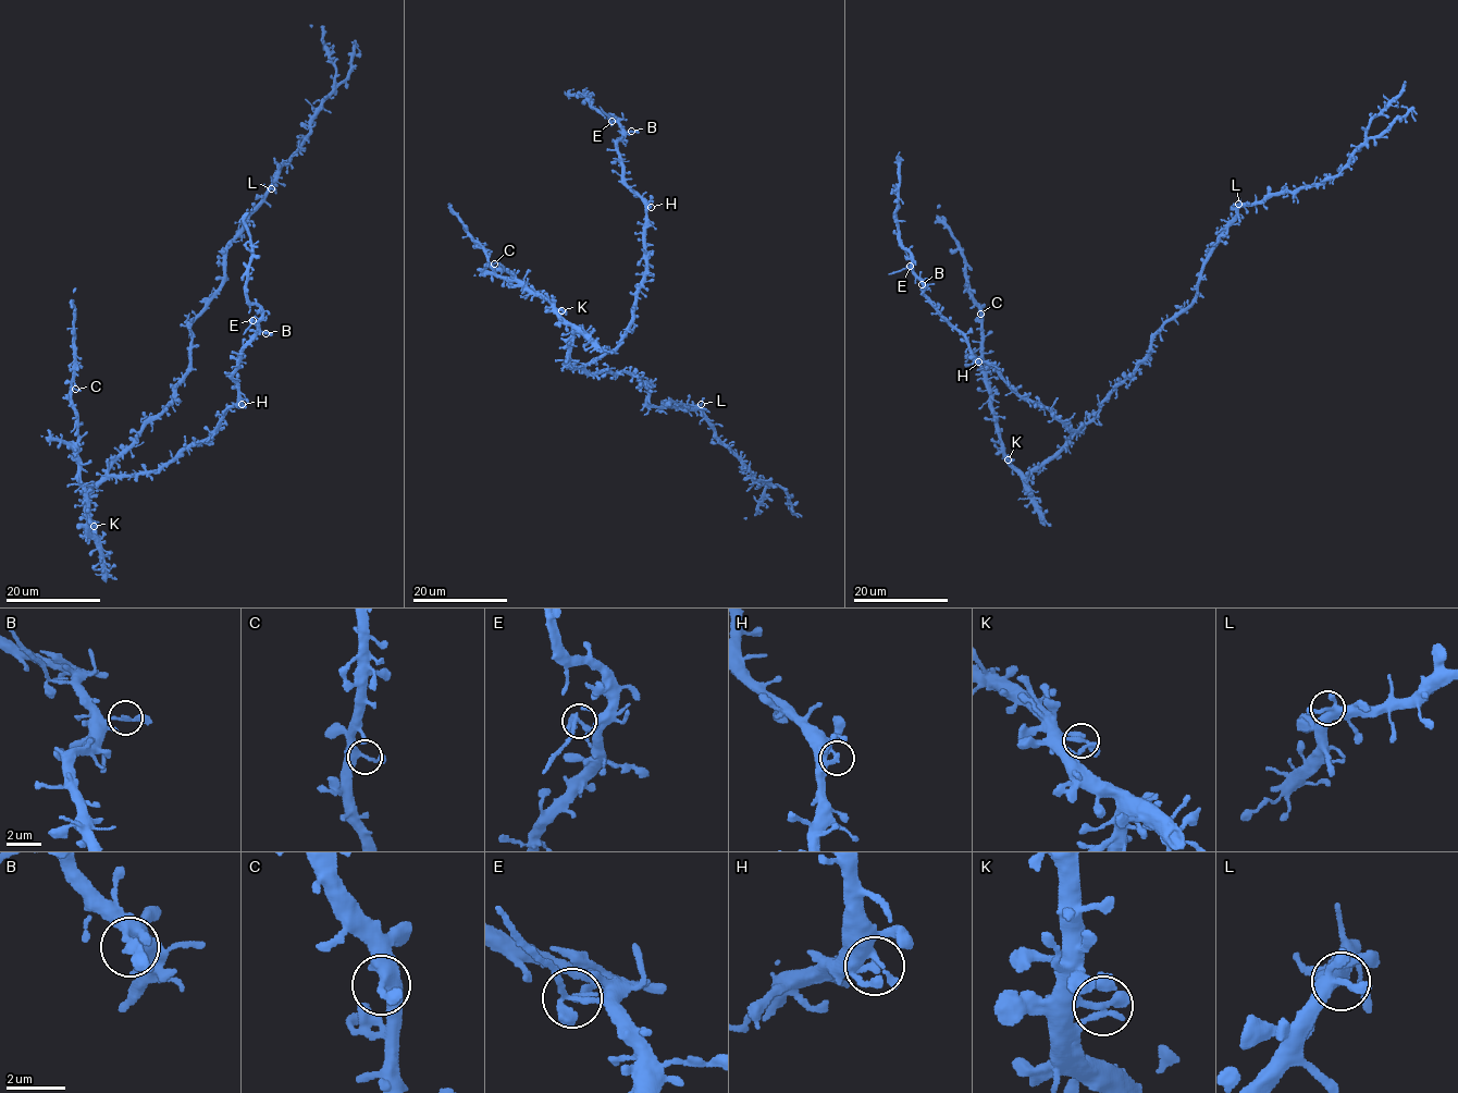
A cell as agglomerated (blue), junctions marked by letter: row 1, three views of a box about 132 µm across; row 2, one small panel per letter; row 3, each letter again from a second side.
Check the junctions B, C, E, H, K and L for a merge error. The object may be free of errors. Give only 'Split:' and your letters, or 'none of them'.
Split: E

